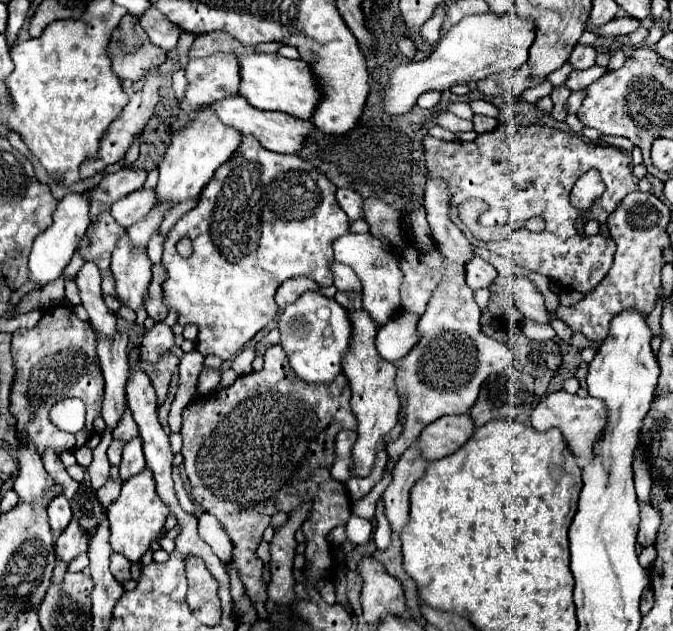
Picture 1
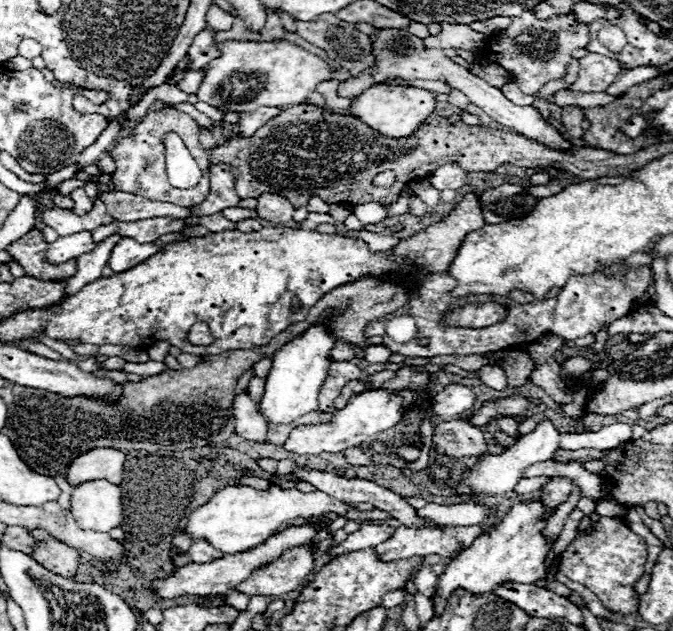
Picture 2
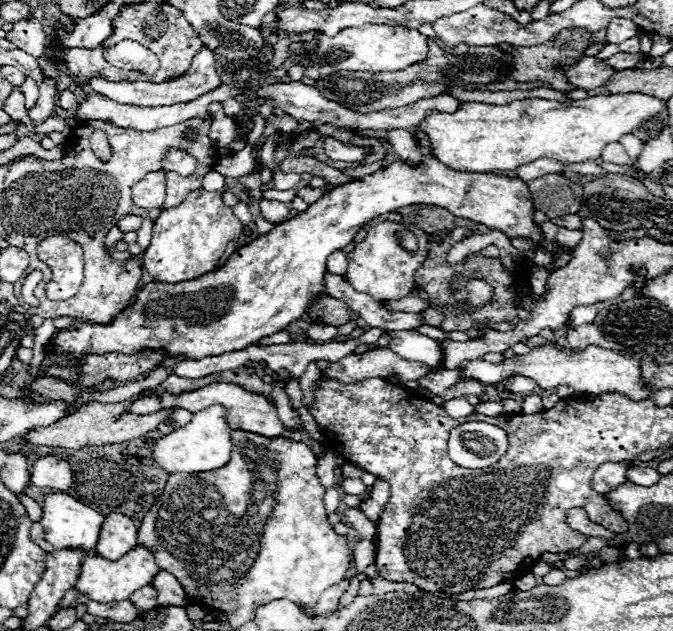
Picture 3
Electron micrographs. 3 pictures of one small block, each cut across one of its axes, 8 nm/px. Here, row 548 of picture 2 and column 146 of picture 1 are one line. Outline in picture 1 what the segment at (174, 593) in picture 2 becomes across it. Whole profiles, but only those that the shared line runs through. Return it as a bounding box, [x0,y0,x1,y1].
[110,232,152,310]

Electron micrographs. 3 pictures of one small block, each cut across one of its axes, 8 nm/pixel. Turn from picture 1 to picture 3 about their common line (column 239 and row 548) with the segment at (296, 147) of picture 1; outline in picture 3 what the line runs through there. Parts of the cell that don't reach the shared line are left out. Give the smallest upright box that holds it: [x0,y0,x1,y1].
[96,512,138,560]

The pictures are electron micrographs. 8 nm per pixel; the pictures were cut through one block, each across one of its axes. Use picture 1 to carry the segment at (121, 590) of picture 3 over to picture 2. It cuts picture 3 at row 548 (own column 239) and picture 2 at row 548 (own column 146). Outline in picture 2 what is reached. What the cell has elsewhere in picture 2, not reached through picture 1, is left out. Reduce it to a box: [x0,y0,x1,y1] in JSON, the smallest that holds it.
[186,486,392,554]

